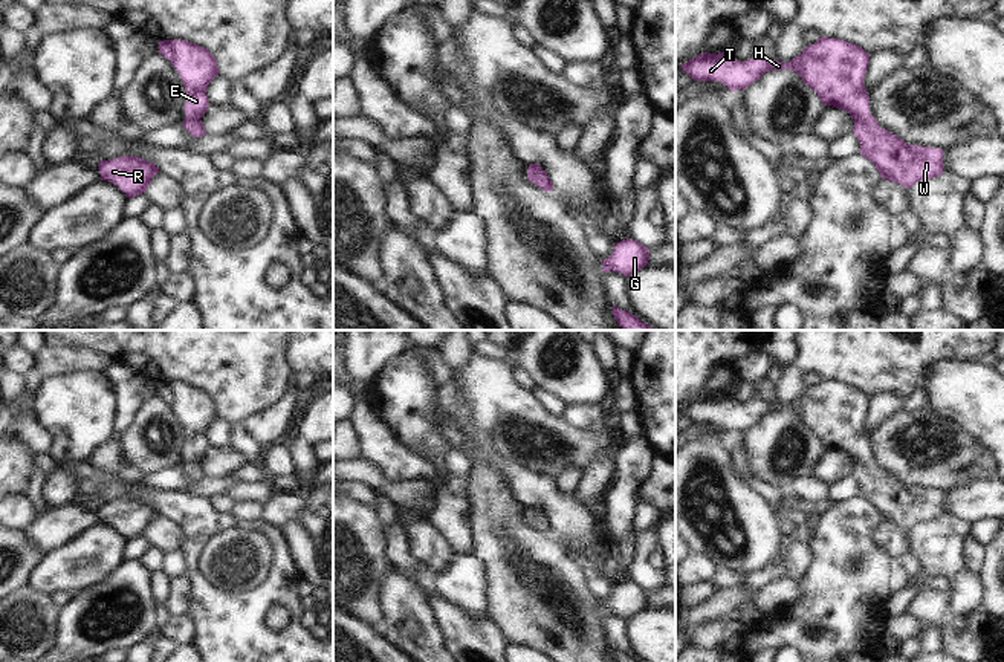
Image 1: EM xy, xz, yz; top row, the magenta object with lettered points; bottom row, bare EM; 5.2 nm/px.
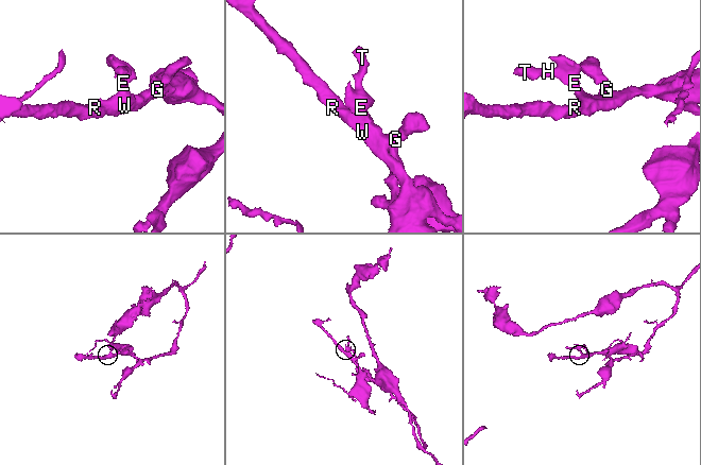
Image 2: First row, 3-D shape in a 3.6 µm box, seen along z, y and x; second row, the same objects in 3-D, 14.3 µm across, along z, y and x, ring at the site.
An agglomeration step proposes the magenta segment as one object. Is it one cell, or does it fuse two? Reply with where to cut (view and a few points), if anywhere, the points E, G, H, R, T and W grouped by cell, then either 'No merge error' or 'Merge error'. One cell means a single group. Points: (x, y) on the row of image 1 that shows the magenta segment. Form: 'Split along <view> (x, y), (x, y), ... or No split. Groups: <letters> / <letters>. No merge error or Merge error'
No split. Groups: E G H R T W. No merge error

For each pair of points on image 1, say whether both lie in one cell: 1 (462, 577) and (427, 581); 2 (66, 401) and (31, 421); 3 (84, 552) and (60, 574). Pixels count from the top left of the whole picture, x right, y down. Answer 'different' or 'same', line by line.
1: different
2: different
3: same

